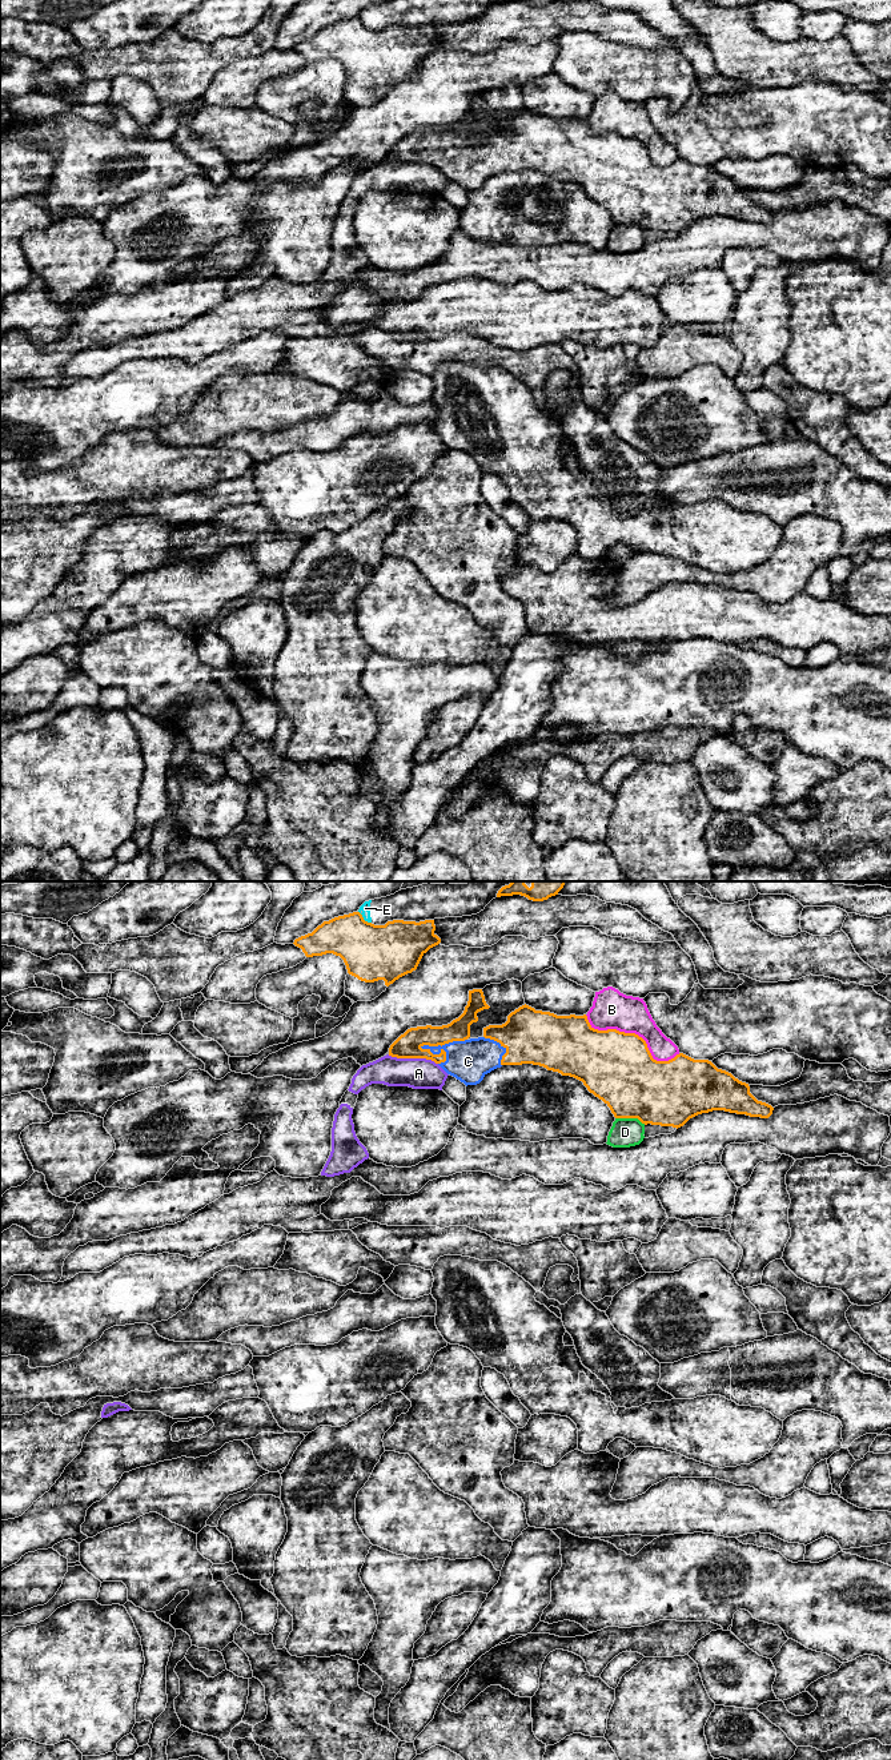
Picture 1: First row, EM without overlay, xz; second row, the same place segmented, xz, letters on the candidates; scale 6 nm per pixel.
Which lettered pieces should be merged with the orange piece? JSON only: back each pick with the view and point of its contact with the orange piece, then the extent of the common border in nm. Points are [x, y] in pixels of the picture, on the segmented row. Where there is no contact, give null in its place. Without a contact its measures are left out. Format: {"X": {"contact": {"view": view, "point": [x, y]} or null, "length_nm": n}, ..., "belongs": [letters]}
{"C": {"contact": {"view": "xz", "point": [442, 1044]}, "length_nm": 300}, "belongs": ["C"]}

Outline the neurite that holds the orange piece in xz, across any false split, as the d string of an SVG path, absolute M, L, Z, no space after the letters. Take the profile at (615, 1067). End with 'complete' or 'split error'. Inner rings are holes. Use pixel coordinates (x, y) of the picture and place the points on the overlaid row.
M482 989L469 990L469 1001L463 1013L447 1025L417 1026L408 1029L389 1048L389 1056L397 1058L426 1058L438 1064L447 1074L467 1085L479 1084L491 1070L502 1065L533 1064L570 1076L583 1082L590 1093L602 1100L615 1118L638 1118L642 1124L681 1128L690 1118L713 1110L725 1110L750 1117L768 1118L774 1108L758 1101L746 1082L739 1081L731 1073L718 1069L709 1060L694 1060L683 1053L669 1061L653 1058L646 1041L635 1033L625 1033L617 1029L594 1029L587 1016L557 1016L550 1012L535 1010L522 1005L507 1016L502 1025L483 1028L483 1036L470 1037L470 1025L478 1021L477 1013L489 1009Z; split error

